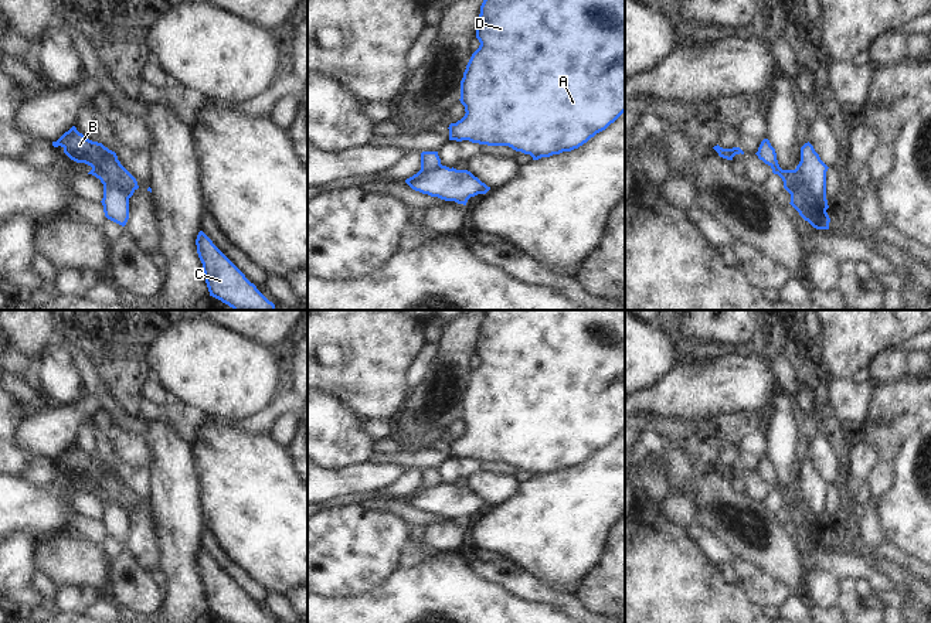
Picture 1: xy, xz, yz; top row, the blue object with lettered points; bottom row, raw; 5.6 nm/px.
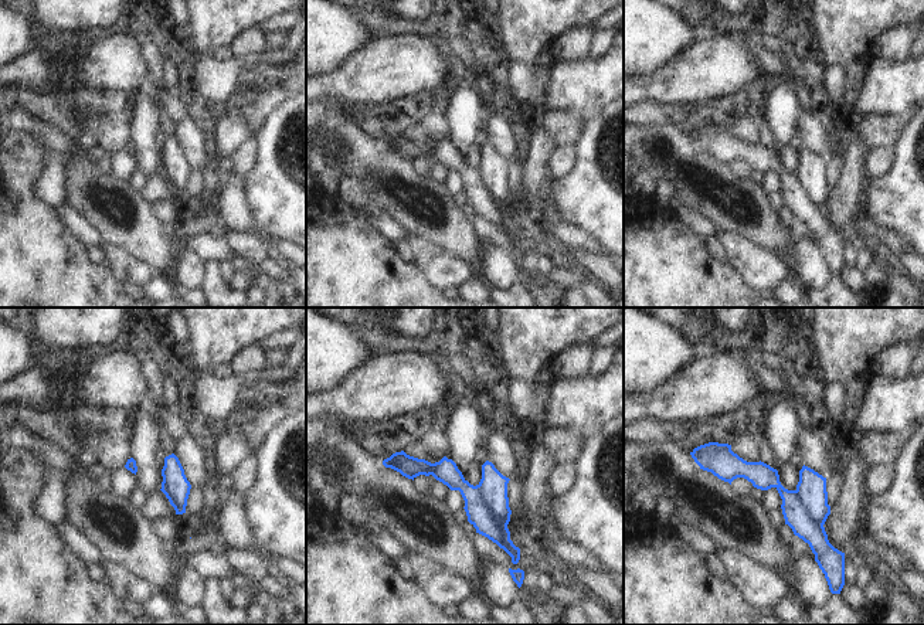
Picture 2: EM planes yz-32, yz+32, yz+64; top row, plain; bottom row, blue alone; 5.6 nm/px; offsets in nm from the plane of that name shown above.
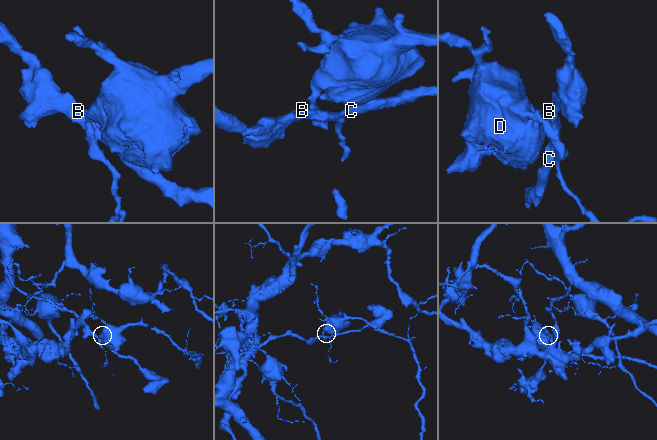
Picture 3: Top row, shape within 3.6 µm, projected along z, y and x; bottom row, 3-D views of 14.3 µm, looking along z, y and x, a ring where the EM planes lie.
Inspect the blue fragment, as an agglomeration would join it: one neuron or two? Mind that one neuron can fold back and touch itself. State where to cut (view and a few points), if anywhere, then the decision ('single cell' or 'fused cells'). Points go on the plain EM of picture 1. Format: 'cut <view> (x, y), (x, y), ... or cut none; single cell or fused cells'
cut yz (794, 487), (805, 511), (825, 528); fused cells

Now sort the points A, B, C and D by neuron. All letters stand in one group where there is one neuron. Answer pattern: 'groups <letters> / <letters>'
groups A D / B C

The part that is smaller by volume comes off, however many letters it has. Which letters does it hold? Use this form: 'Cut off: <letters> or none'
Cut off: A, D

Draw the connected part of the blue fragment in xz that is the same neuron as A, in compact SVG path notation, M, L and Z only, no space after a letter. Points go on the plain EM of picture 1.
M485 310L476 355L480 362L472 371L461 398L459 418L466 430L449 442L449 457L509 463L538 477L578 466L625 429L625 310Z

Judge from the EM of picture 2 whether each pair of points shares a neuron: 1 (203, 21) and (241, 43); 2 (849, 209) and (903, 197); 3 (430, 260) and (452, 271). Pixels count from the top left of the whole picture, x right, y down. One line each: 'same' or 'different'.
1: different
2: different
3: same

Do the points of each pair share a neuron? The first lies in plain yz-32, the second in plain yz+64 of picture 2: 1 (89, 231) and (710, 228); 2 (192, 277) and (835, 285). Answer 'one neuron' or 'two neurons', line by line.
1: one neuron
2: two neurons

